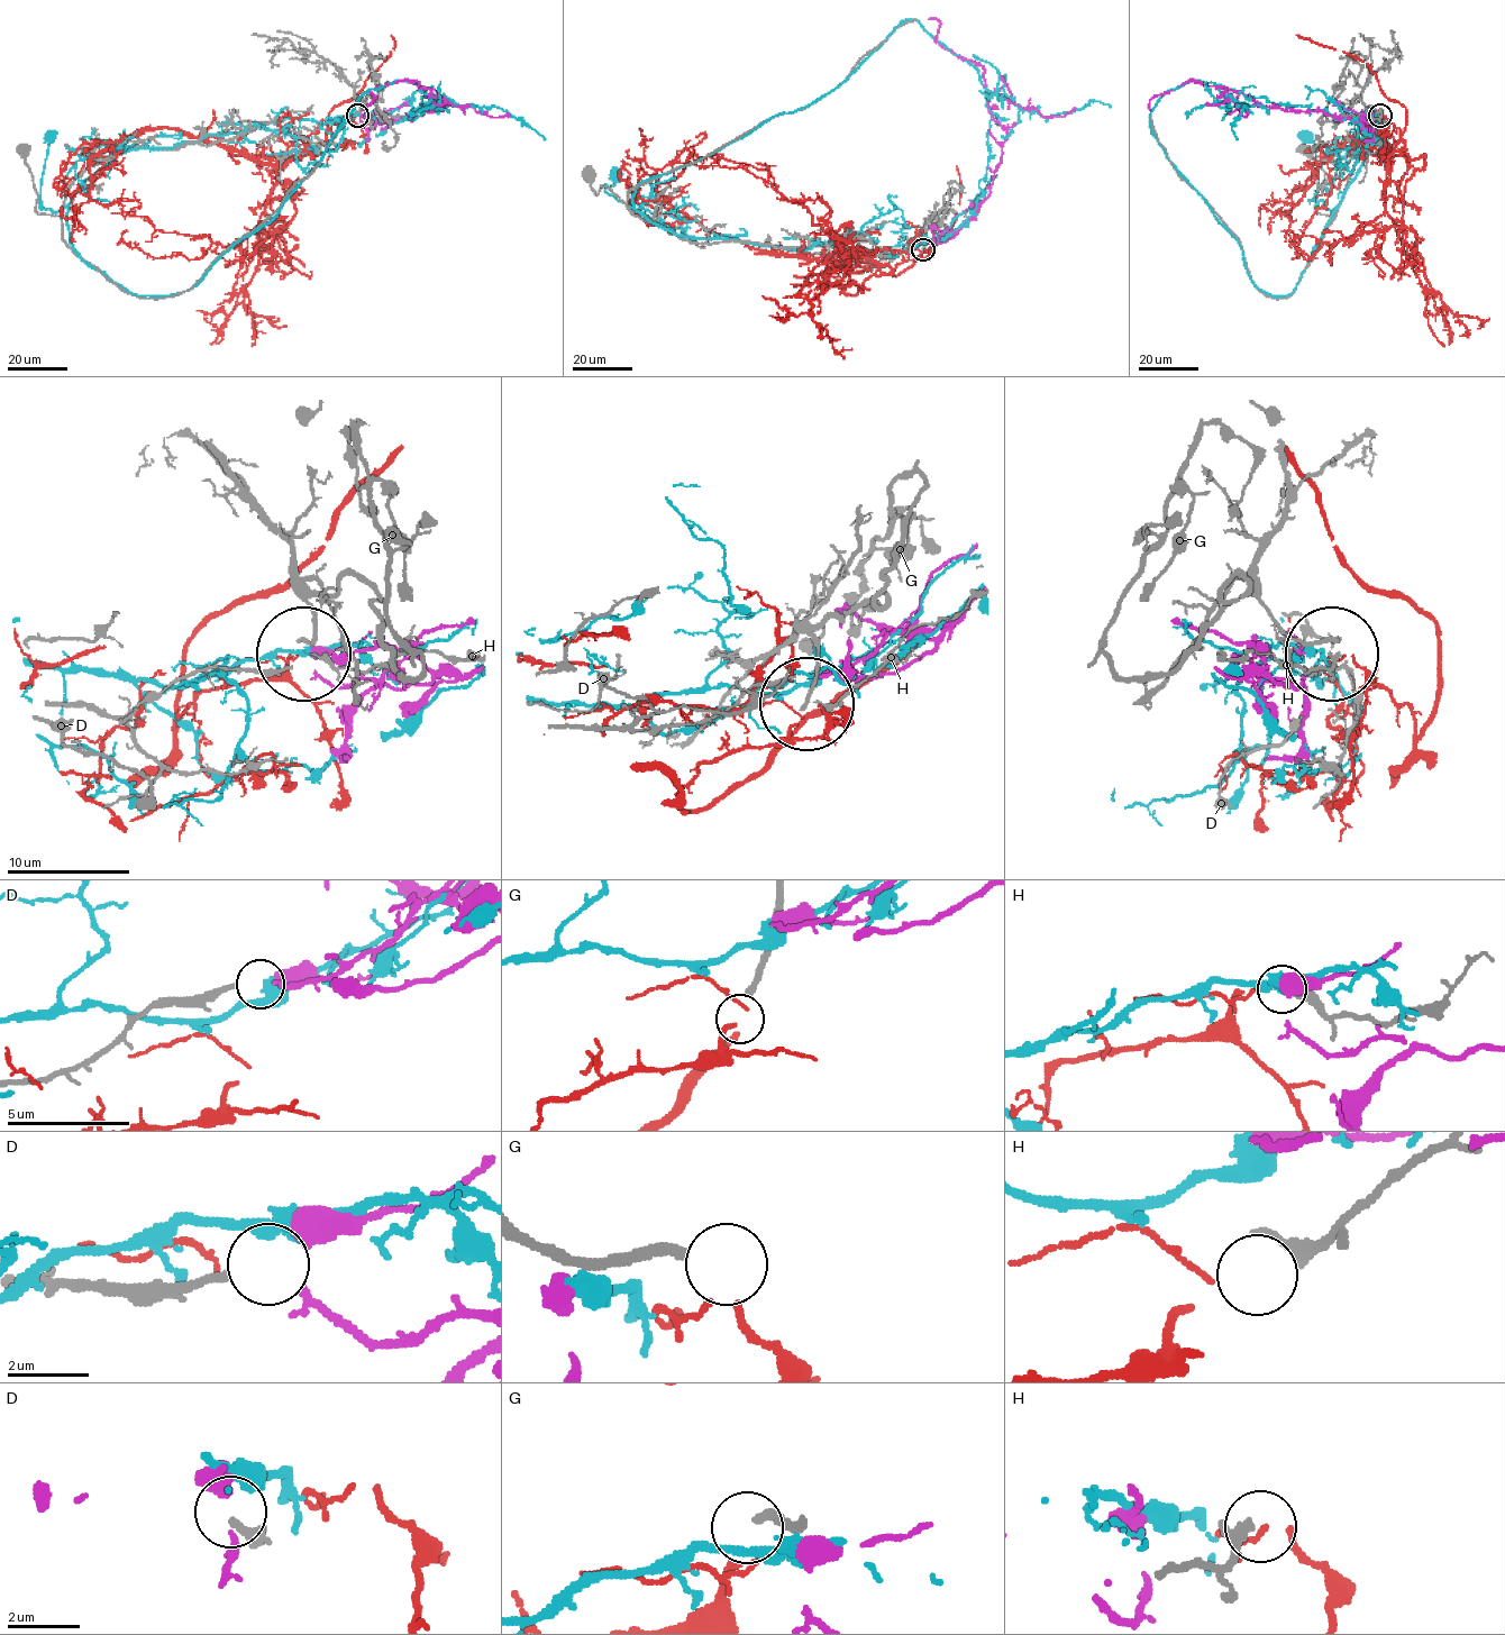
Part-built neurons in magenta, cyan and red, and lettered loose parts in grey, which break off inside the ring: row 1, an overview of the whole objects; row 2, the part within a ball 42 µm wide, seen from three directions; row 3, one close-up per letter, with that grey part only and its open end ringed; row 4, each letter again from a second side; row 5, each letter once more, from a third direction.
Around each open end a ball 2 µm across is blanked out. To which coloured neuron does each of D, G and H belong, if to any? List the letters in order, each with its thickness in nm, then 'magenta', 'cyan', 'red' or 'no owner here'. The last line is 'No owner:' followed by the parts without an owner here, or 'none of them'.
D: 200 nm | magenta
G: 260 nm | no owner here
H: 440 nm | red
No owner: G

